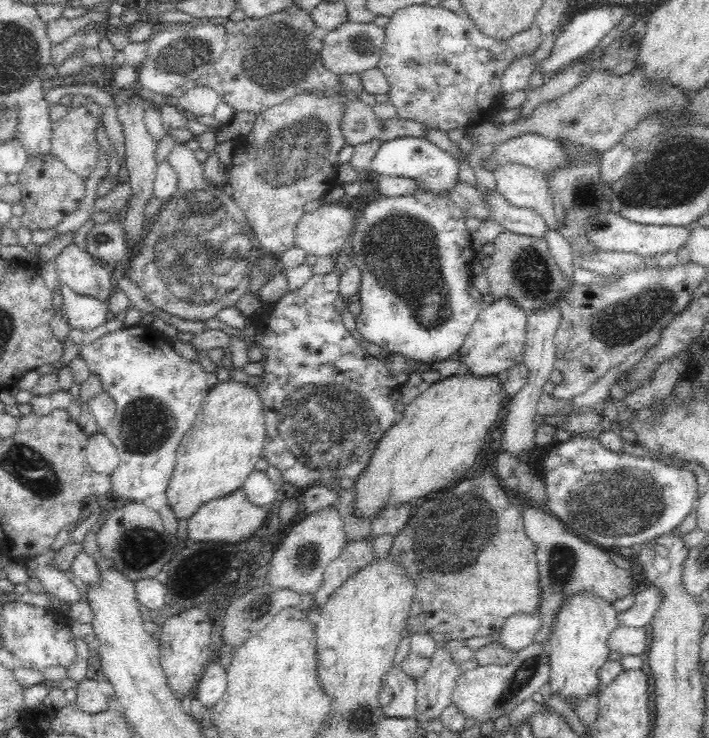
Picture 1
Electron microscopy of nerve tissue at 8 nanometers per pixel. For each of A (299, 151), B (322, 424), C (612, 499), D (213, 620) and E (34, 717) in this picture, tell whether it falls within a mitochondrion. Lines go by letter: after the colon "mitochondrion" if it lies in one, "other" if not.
A: mitochondrion
B: mitochondrion
C: mitochondrion
D: other
E: other

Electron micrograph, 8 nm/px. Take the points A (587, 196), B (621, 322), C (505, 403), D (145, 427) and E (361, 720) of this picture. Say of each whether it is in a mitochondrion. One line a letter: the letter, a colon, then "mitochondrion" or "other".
A: mitochondrion
B: mitochondrion
C: other
D: mitochondrion
E: mitochondrion

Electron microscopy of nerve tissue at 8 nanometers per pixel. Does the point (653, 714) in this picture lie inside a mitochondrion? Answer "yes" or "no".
no

